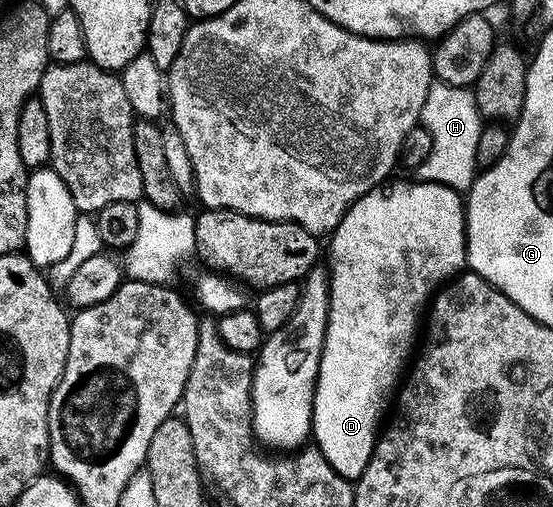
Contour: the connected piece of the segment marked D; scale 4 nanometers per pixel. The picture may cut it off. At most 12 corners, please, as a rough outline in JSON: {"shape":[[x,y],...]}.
{"shape":[[383,182],[330,243],[312,440],[357,481],[467,267],[463,197]]}

